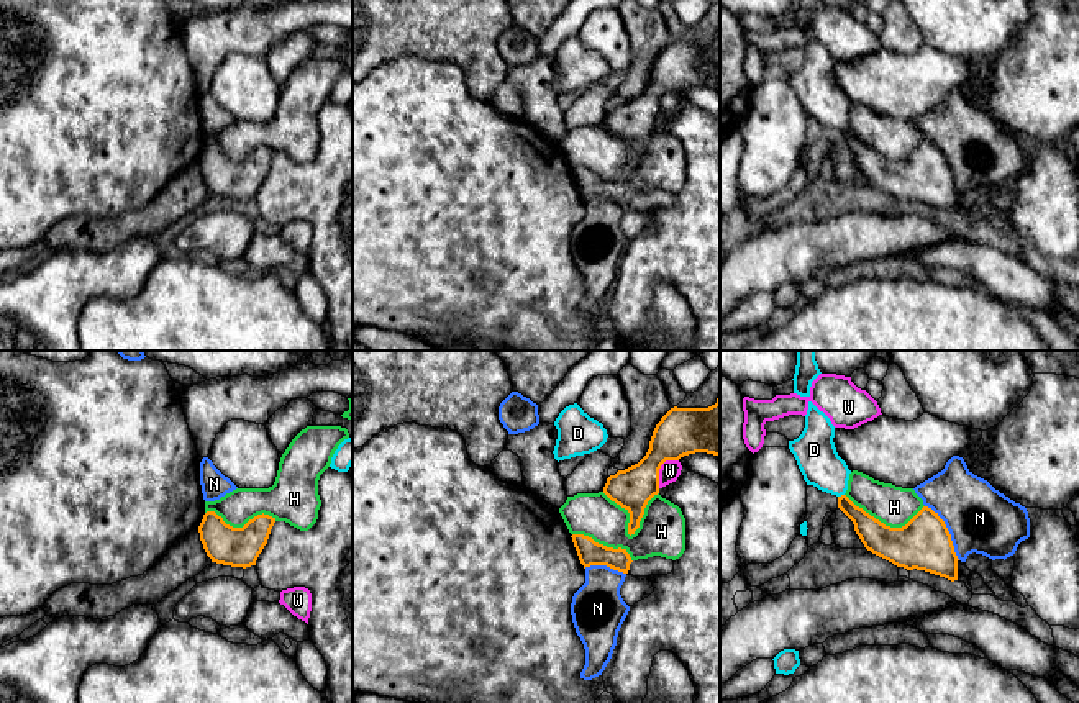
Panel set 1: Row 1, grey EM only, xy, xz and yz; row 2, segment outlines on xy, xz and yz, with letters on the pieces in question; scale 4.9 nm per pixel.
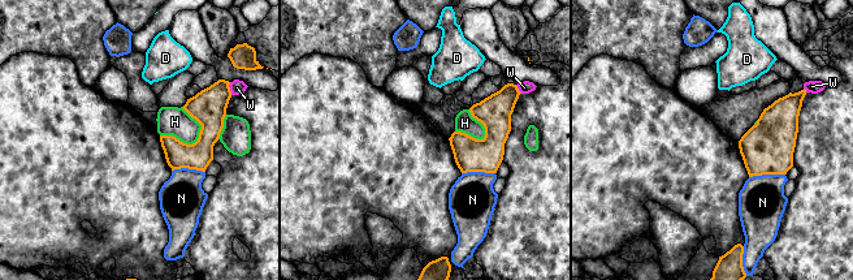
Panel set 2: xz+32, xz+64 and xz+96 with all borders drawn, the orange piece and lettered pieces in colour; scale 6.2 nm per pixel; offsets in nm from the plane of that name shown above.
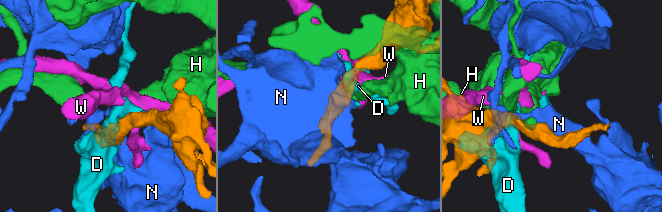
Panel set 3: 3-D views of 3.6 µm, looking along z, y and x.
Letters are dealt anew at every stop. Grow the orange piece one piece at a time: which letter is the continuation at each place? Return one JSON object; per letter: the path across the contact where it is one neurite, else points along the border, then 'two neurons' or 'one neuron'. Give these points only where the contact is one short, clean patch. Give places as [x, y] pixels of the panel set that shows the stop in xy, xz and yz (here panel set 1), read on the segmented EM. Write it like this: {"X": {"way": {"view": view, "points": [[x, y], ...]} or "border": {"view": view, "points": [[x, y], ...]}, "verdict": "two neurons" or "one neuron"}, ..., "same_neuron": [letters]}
{"D": {"border": {"view": "yz", "points": [[843, 494], [838, 497]]}, "verdict": "two neurons"}, "H": {"verdict": "two neurons"}, "N": {"verdict": "two neurons"}, "W": {"border": {"view": "xz", "points": [[678, 459], [668, 459], [661, 466], [658, 487]]}, "verdict": "two neurons"}, "same_neuron": []}

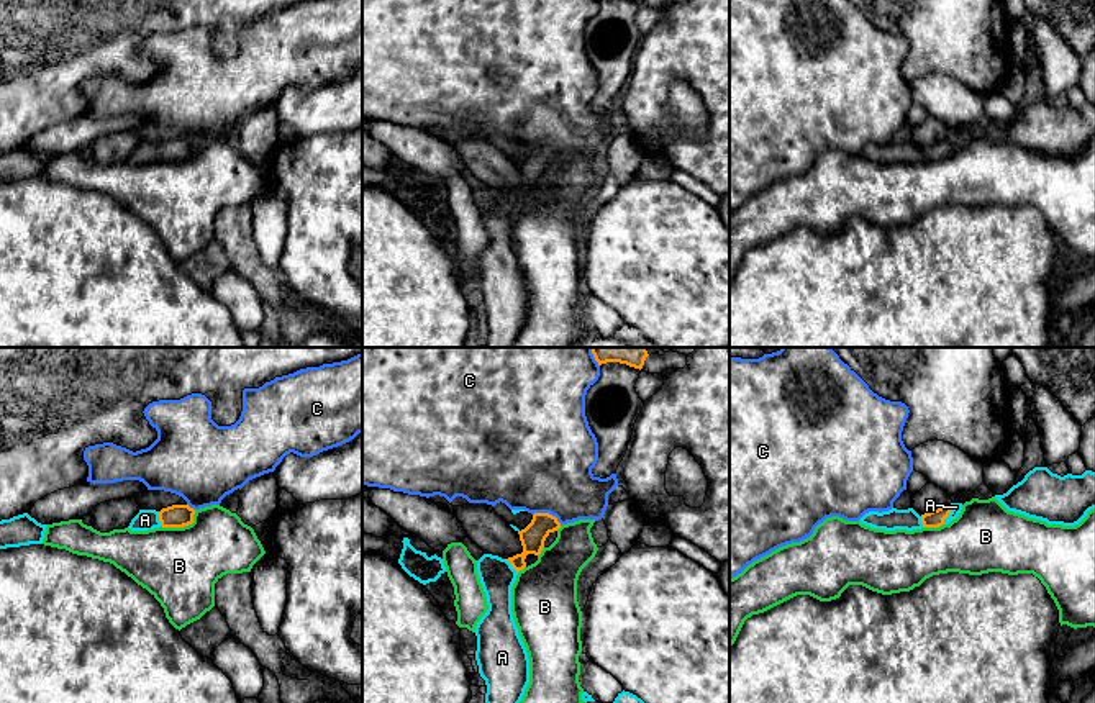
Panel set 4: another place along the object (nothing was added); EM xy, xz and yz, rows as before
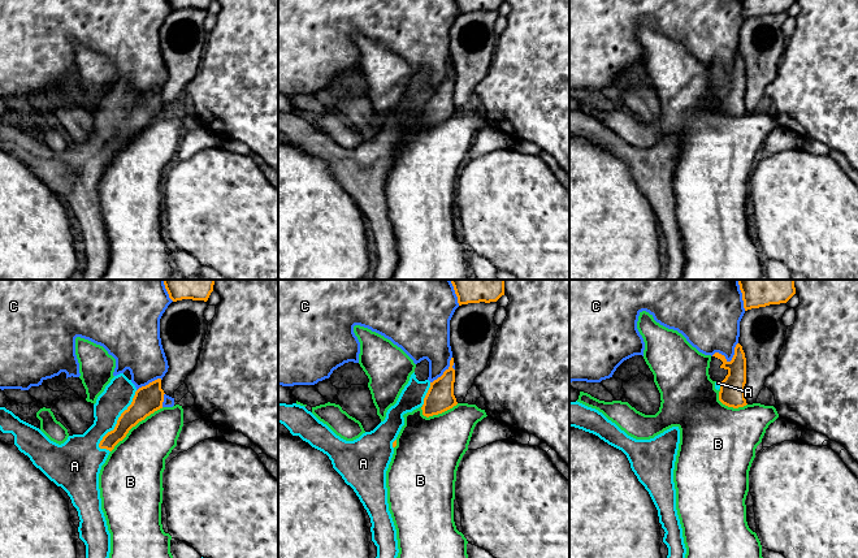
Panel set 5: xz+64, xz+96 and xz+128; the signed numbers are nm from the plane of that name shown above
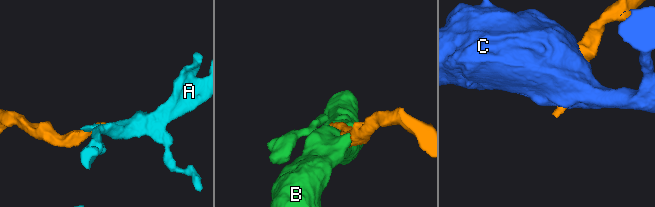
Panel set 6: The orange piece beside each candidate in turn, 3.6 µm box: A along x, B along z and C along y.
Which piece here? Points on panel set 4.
{"A": {"way": {"view": "yz", "points": [[935, 518], [948, 513], [956, 507]]}, "verdict": "one neuron"}, "B": {"verdict": "two neurons"}, "C": {"verdict": "two neurons"}, "same_neuron": ["A"]}

